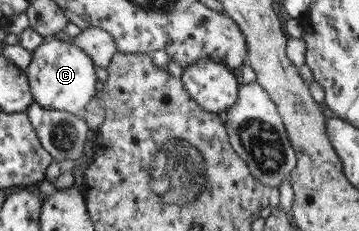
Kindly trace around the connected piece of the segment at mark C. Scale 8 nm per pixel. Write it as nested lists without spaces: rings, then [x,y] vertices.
[[[44,38],[31,52],[29,65],[23,69],[31,98],[46,110],[60,110],[82,119],[84,108],[94,95],[97,78],[90,57],[73,43]]]

